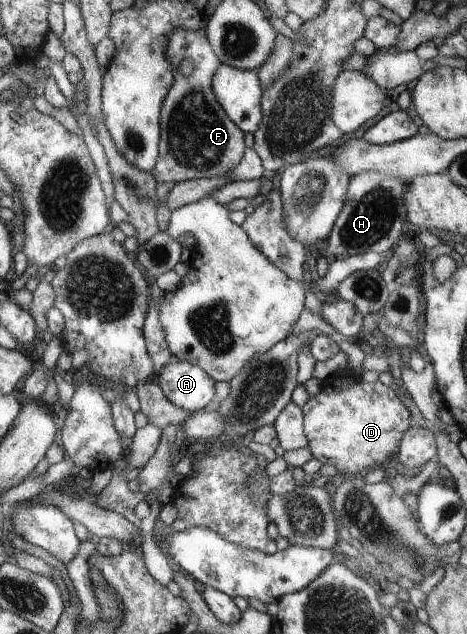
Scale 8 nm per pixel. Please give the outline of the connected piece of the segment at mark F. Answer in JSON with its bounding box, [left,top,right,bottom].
[151,28,246,184]

